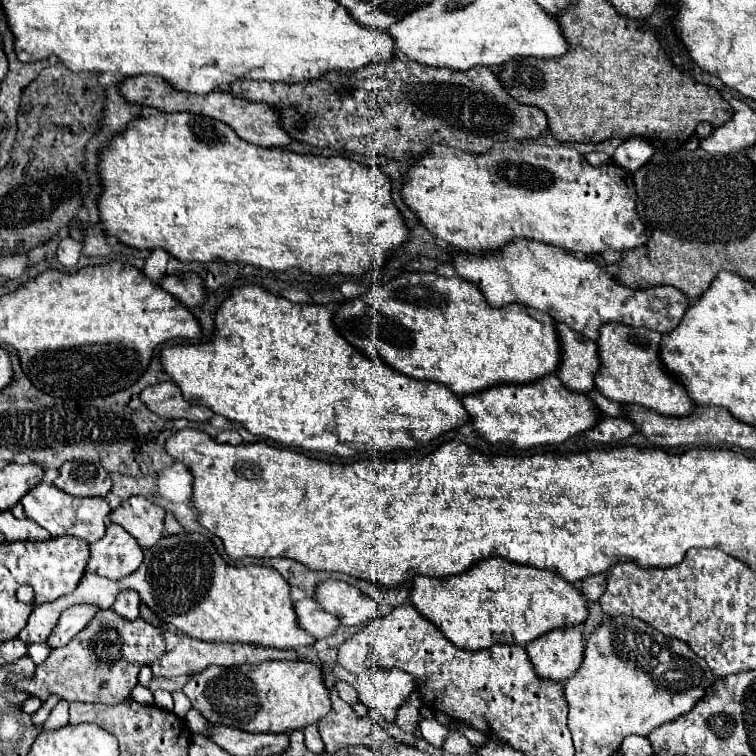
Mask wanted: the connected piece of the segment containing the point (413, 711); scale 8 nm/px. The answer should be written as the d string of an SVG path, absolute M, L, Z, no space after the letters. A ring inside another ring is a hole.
M417 690L405 700L405 704L399 708L397 712L397 718L395 718L395 724L403 730L403 732L415 732L415 718L419 716L419 710L421 710L421 694L417 694Z

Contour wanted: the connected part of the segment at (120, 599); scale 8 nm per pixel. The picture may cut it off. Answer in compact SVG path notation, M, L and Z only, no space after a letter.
M125 590L125 592L119 592L115 604L113 604L113 610L117 614L121 614L123 618L129 618L129 620L135 620L139 616L139 594L135 590Z

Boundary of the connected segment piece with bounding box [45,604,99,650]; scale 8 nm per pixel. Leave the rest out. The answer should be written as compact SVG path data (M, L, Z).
M71 606L67 608L61 616L59 616L59 622L57 626L53 628L53 632L47 636L47 646L51 650L55 648L61 648L65 646L75 634L79 634L87 624L89 620L99 612L97 606Z

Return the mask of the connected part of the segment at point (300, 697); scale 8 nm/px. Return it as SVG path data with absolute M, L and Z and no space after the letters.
M265 660L261 664L241 664L241 666L209 666L199 674L193 674L185 684L183 692L209 722L221 722L245 732L265 732L279 734L289 730L303 730L307 724L319 722L329 712L329 688L325 686L323 668L305 660Z

